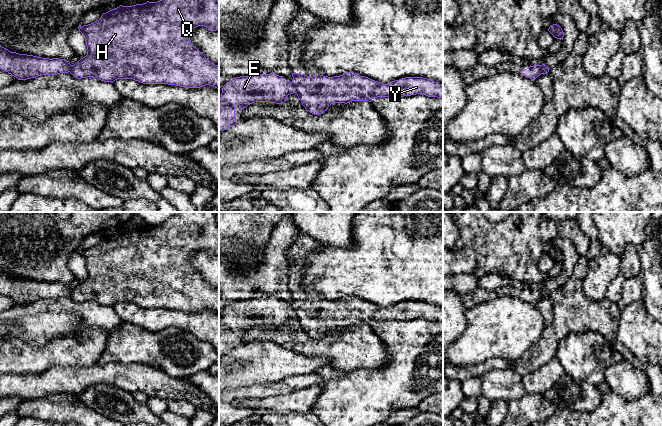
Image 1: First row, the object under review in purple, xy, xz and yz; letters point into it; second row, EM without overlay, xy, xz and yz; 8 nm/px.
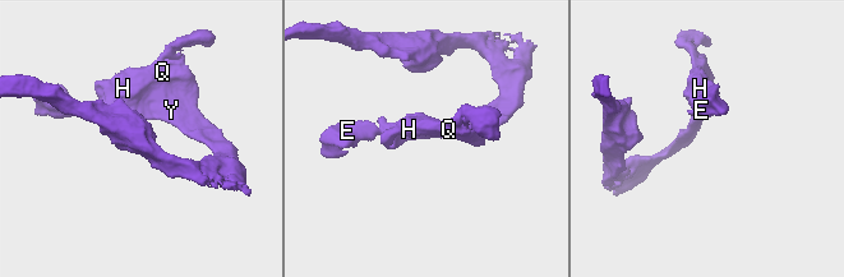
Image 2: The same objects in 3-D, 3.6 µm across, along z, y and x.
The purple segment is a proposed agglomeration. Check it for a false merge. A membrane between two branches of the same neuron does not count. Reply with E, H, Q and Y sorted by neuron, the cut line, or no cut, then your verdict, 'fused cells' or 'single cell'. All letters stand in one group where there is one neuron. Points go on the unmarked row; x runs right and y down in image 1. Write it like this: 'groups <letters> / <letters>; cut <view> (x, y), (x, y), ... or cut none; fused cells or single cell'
groups E / H Q Y; cut xz (291, 306), (296, 316); fused cells

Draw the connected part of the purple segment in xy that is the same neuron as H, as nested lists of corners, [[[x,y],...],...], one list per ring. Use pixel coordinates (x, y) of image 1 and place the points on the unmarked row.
[[[177,212],[164,223],[157,226],[149,226],[136,228],[132,230],[122,230],[103,237],[101,242],[91,248],[81,250],[79,255],[84,259],[87,270],[87,279],[71,290],[70,297],[78,302],[94,301],[104,306],[113,307],[117,303],[133,303],[143,308],[168,308],[185,312],[200,312],[205,309],[213,310],[219,313],[219,290],[211,287],[190,264],[190,256],[198,251],[207,251],[210,255],[216,255],[219,252],[219,225],[213,221],[213,212]]]

